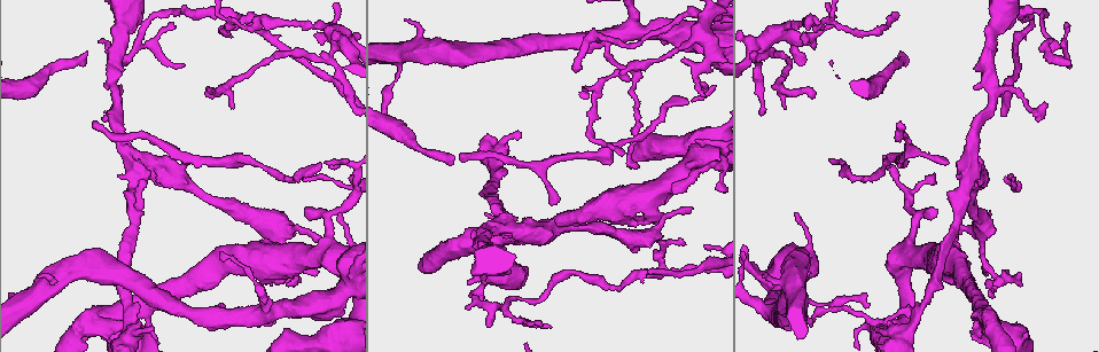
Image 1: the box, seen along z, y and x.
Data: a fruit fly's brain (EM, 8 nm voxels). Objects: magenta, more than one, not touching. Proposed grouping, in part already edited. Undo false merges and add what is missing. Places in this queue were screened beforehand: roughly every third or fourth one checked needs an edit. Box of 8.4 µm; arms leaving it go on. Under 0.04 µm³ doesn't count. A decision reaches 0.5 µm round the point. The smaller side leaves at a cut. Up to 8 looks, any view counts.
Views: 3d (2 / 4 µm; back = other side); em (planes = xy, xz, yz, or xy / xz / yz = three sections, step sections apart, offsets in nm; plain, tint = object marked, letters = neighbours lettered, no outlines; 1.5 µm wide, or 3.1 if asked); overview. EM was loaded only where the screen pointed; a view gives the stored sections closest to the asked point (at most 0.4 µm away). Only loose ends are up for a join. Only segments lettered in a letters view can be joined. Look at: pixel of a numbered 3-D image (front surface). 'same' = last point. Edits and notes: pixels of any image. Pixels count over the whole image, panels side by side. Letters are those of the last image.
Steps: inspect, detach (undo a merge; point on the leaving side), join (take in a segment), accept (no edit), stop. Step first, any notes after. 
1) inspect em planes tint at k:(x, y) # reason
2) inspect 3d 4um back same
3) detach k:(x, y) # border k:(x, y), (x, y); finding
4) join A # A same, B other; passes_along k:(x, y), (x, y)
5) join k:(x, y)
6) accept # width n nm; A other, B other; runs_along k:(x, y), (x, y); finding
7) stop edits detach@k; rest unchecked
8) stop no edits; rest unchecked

inspect 3d 4um at 1:(93, 124) # an open end

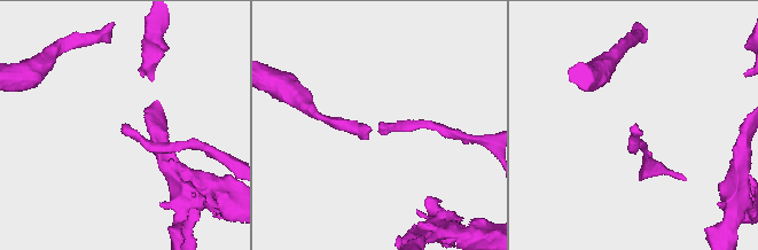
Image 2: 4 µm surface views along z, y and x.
inspect em planes letters at 2:(637, 126) # shape alone is not enough

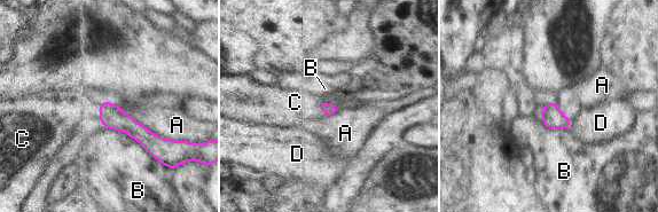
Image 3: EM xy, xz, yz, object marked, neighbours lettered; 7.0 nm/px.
join C # longest_contact B 550 nm; A other, B other, C same, D other; passes_along 3:(111, 116), (100, 112), (65, 114); it goes on there

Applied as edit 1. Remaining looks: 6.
inspect em planes letters at 1:(622, 155) # free end

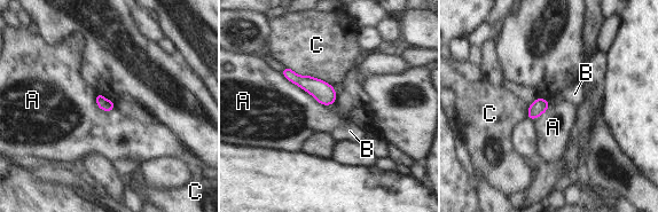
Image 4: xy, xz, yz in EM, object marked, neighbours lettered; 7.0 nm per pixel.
accept # width 90 nm; longest_contact A 440 nm; A other, B other, C other; none of them fits

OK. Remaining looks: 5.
inspect 3d 2um at 1:(695, 141) # thin end

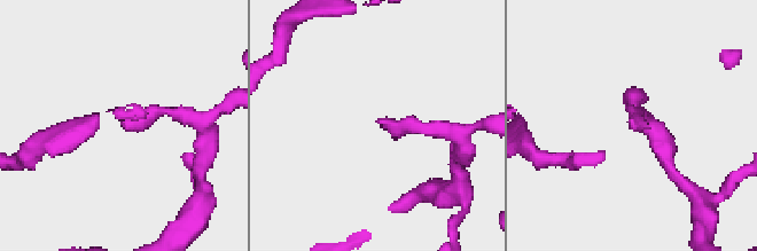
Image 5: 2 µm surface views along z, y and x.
inspect em yz step 8 tint at 5:(123, 122) # shape alone is not enough

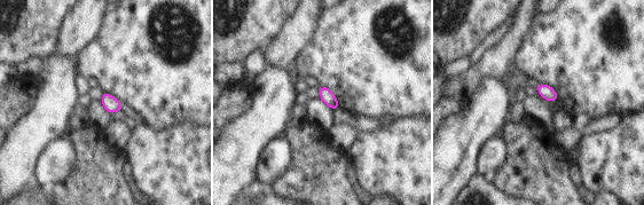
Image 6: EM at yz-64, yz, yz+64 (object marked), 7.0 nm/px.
inspect em planes letters same

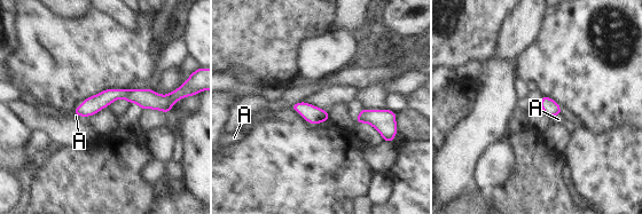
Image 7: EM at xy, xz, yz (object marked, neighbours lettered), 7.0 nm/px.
accept # width 110 nm; A other; no lettered segment goes on from it

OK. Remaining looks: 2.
stop edits join@3; rest unchecked

